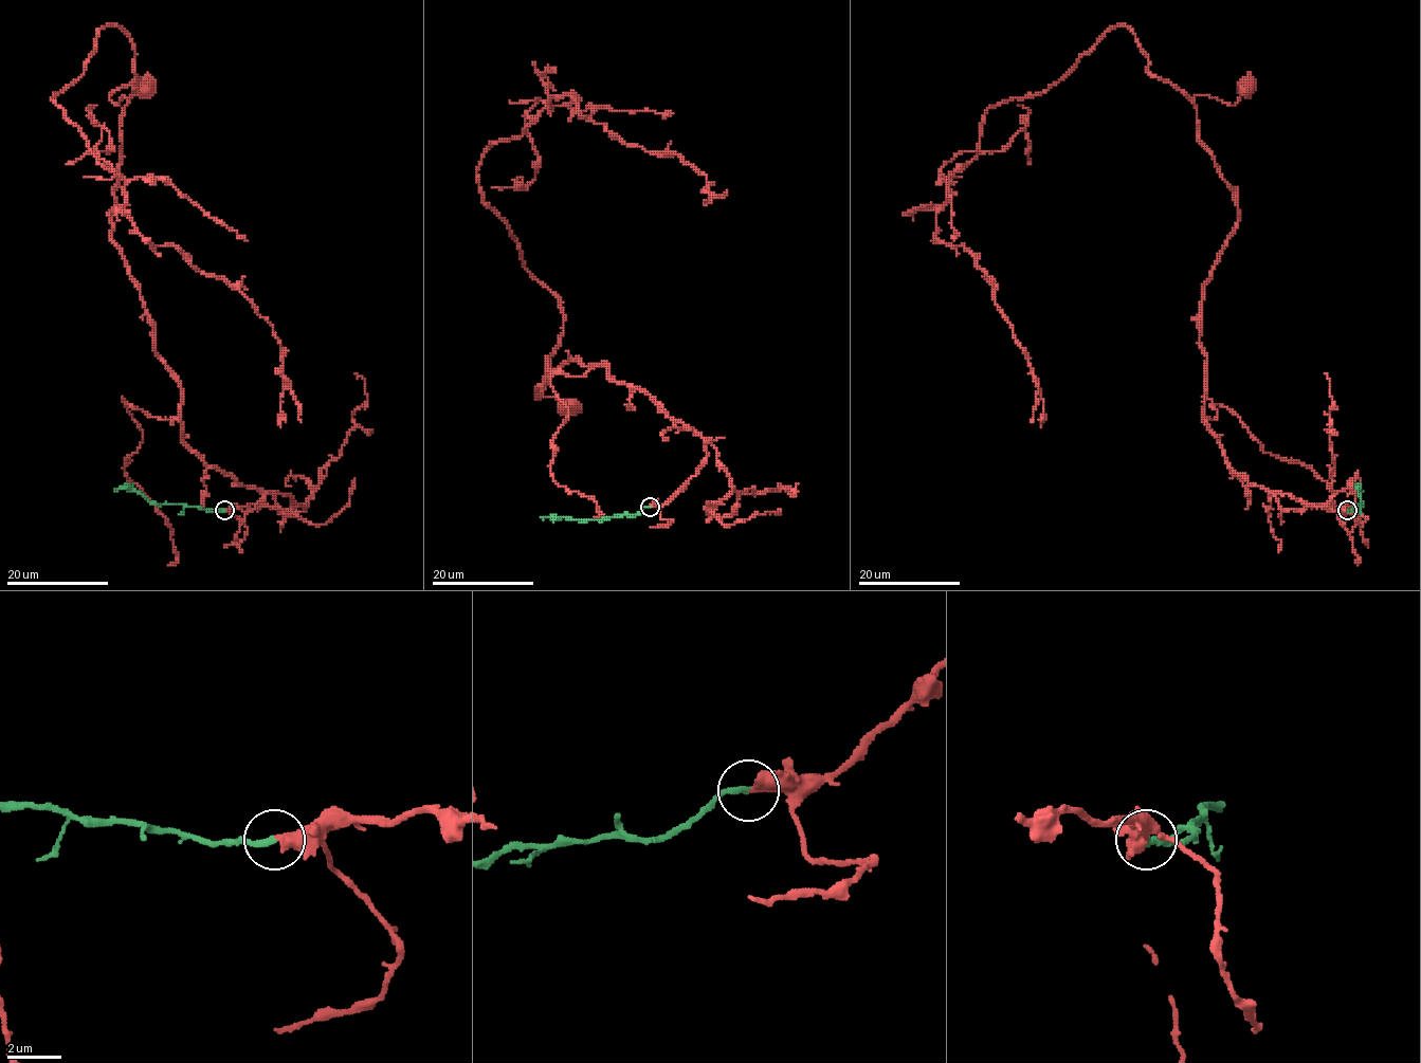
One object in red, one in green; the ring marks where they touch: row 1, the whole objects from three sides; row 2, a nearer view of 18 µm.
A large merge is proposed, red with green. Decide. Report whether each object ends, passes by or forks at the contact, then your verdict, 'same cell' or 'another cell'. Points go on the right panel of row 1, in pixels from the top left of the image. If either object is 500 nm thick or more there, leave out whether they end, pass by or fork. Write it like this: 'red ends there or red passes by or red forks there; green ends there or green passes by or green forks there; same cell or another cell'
red ends there; green ends there; same cell

